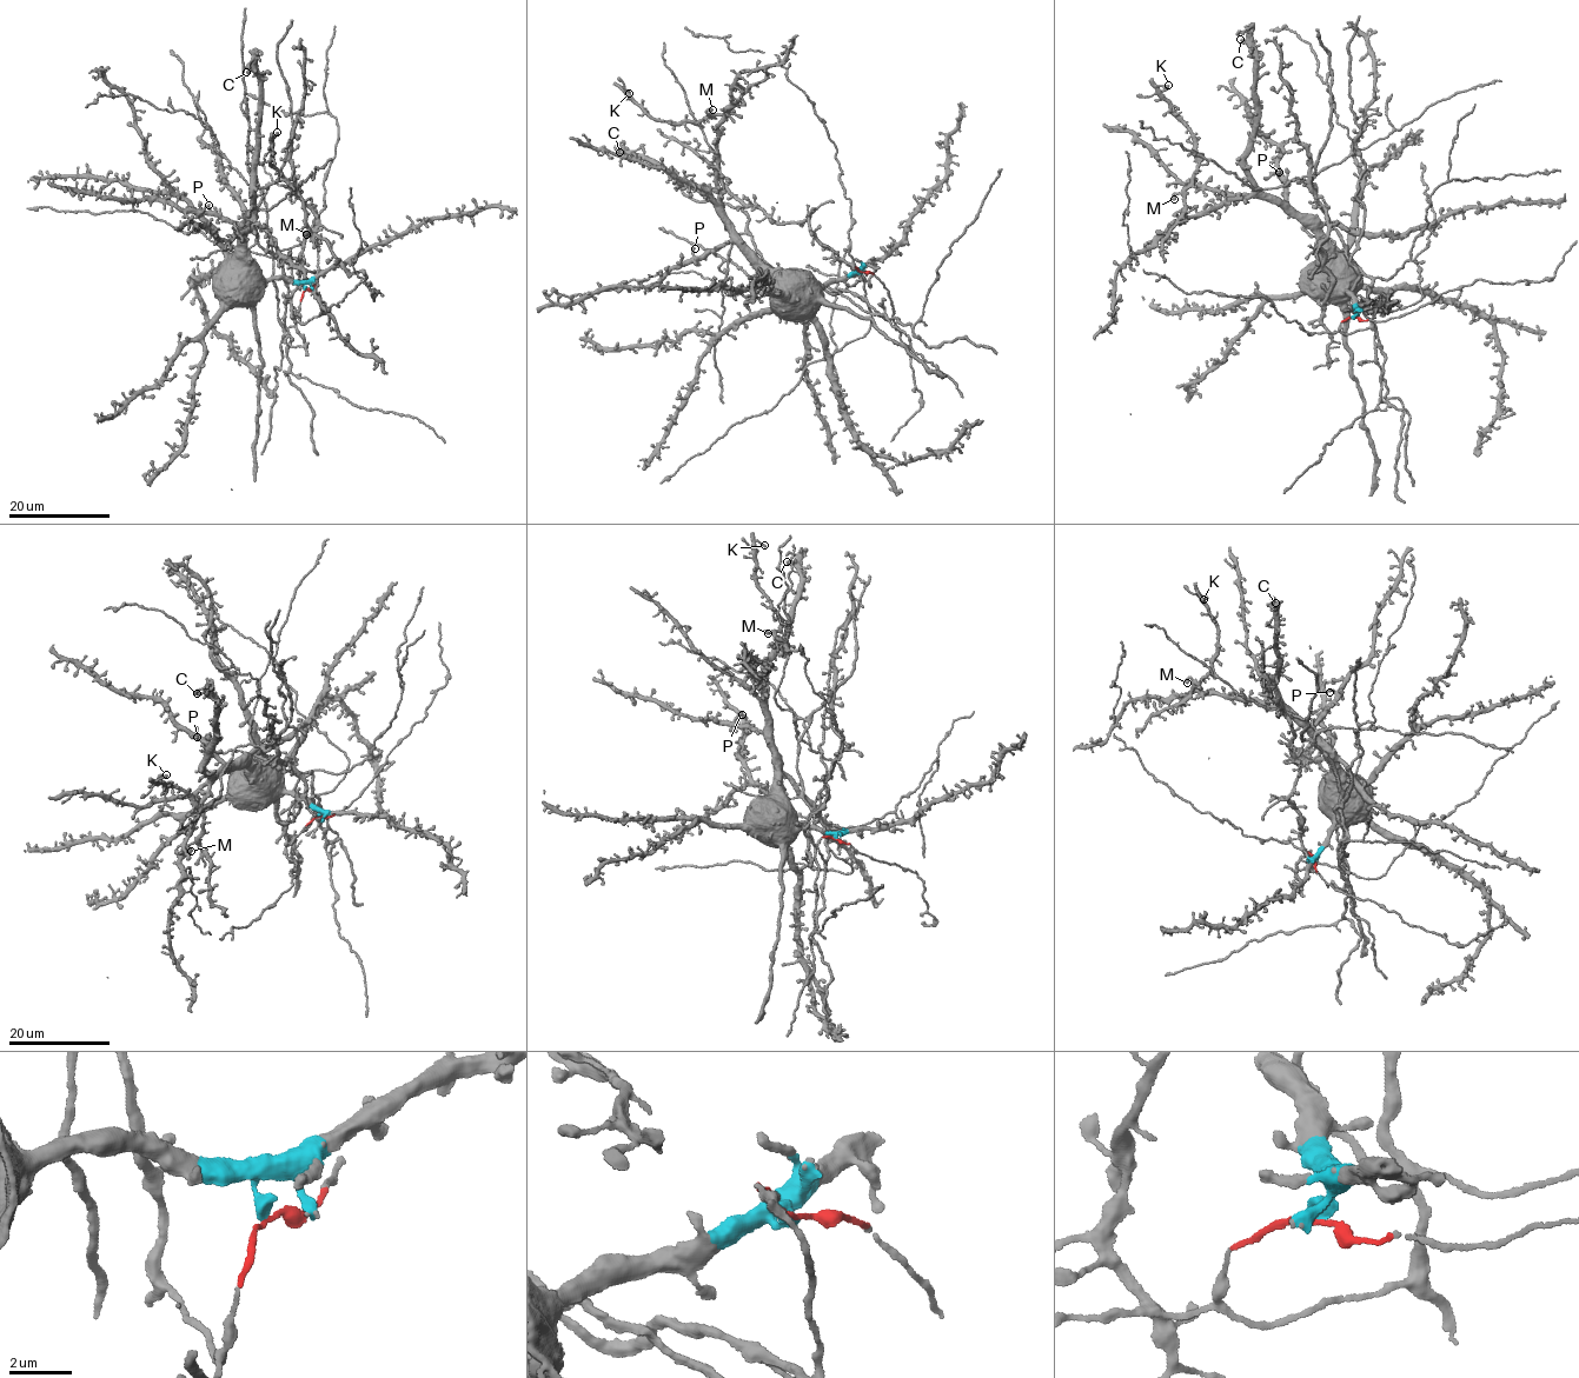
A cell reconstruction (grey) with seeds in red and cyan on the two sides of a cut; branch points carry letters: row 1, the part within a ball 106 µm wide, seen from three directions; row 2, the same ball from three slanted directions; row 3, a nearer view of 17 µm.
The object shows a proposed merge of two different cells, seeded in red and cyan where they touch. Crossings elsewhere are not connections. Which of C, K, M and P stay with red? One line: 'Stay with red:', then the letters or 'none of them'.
Stay with red: K, M

